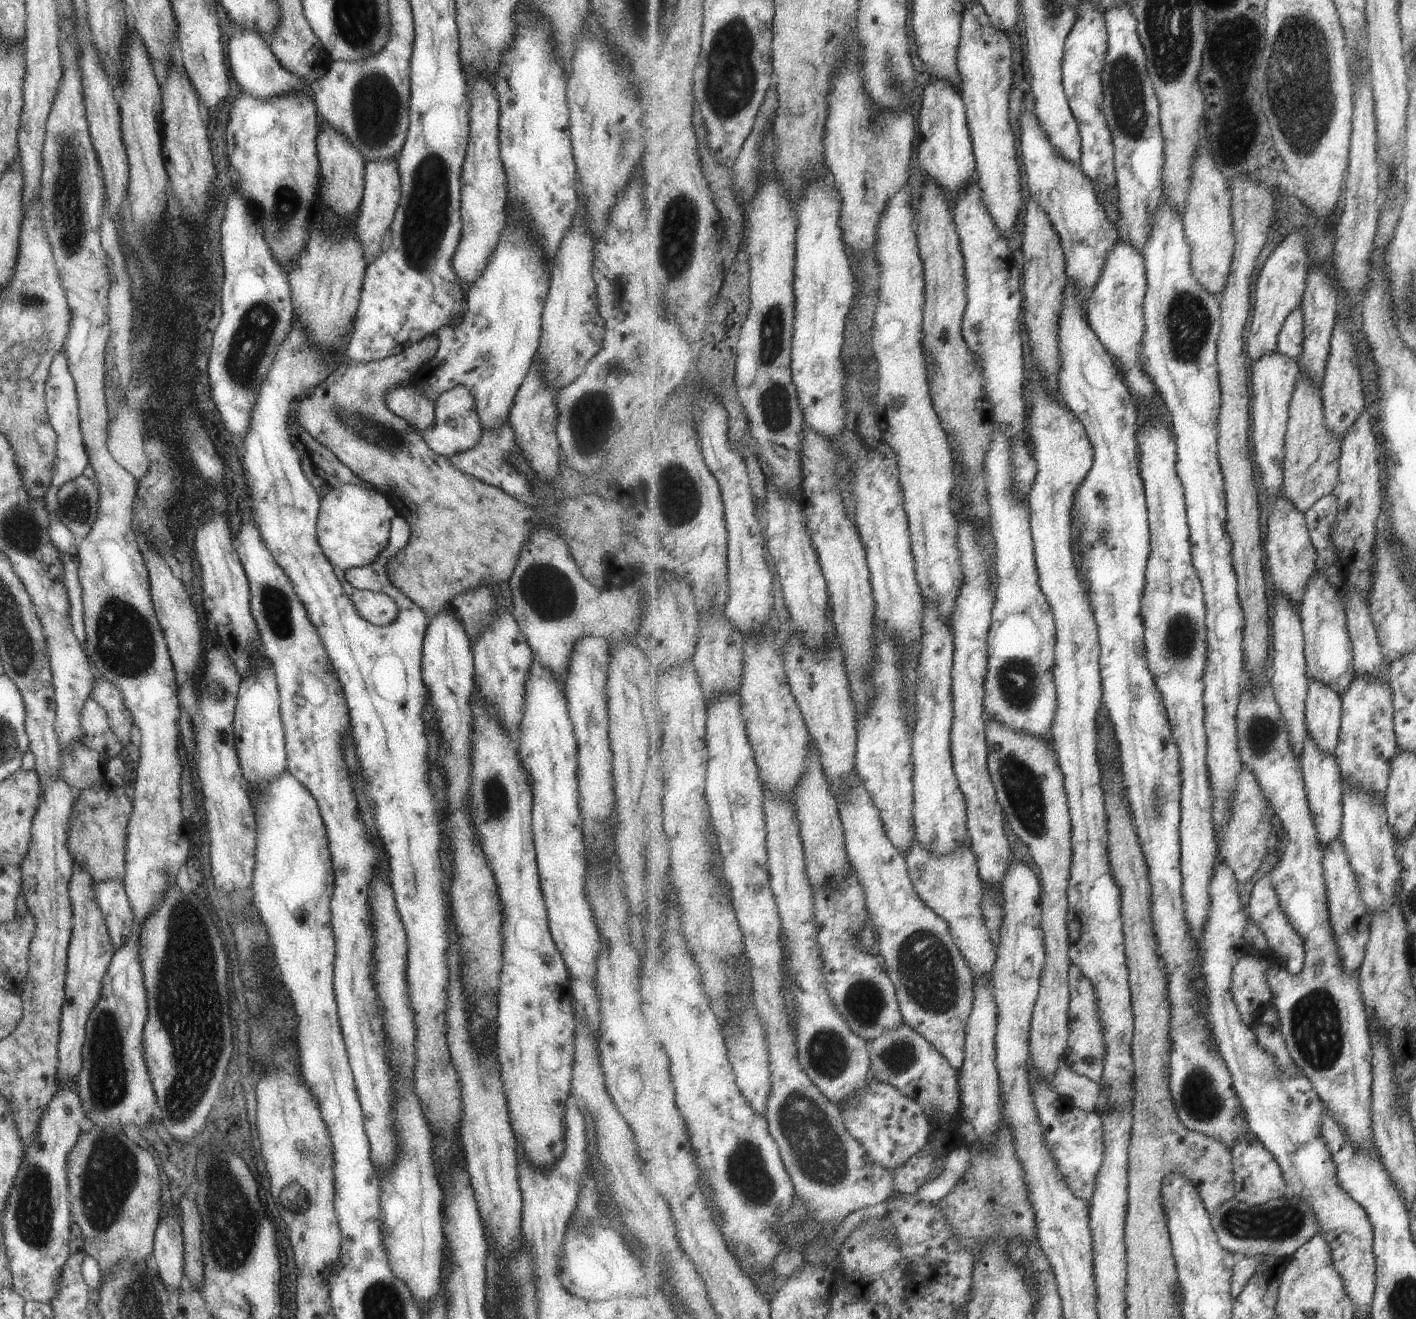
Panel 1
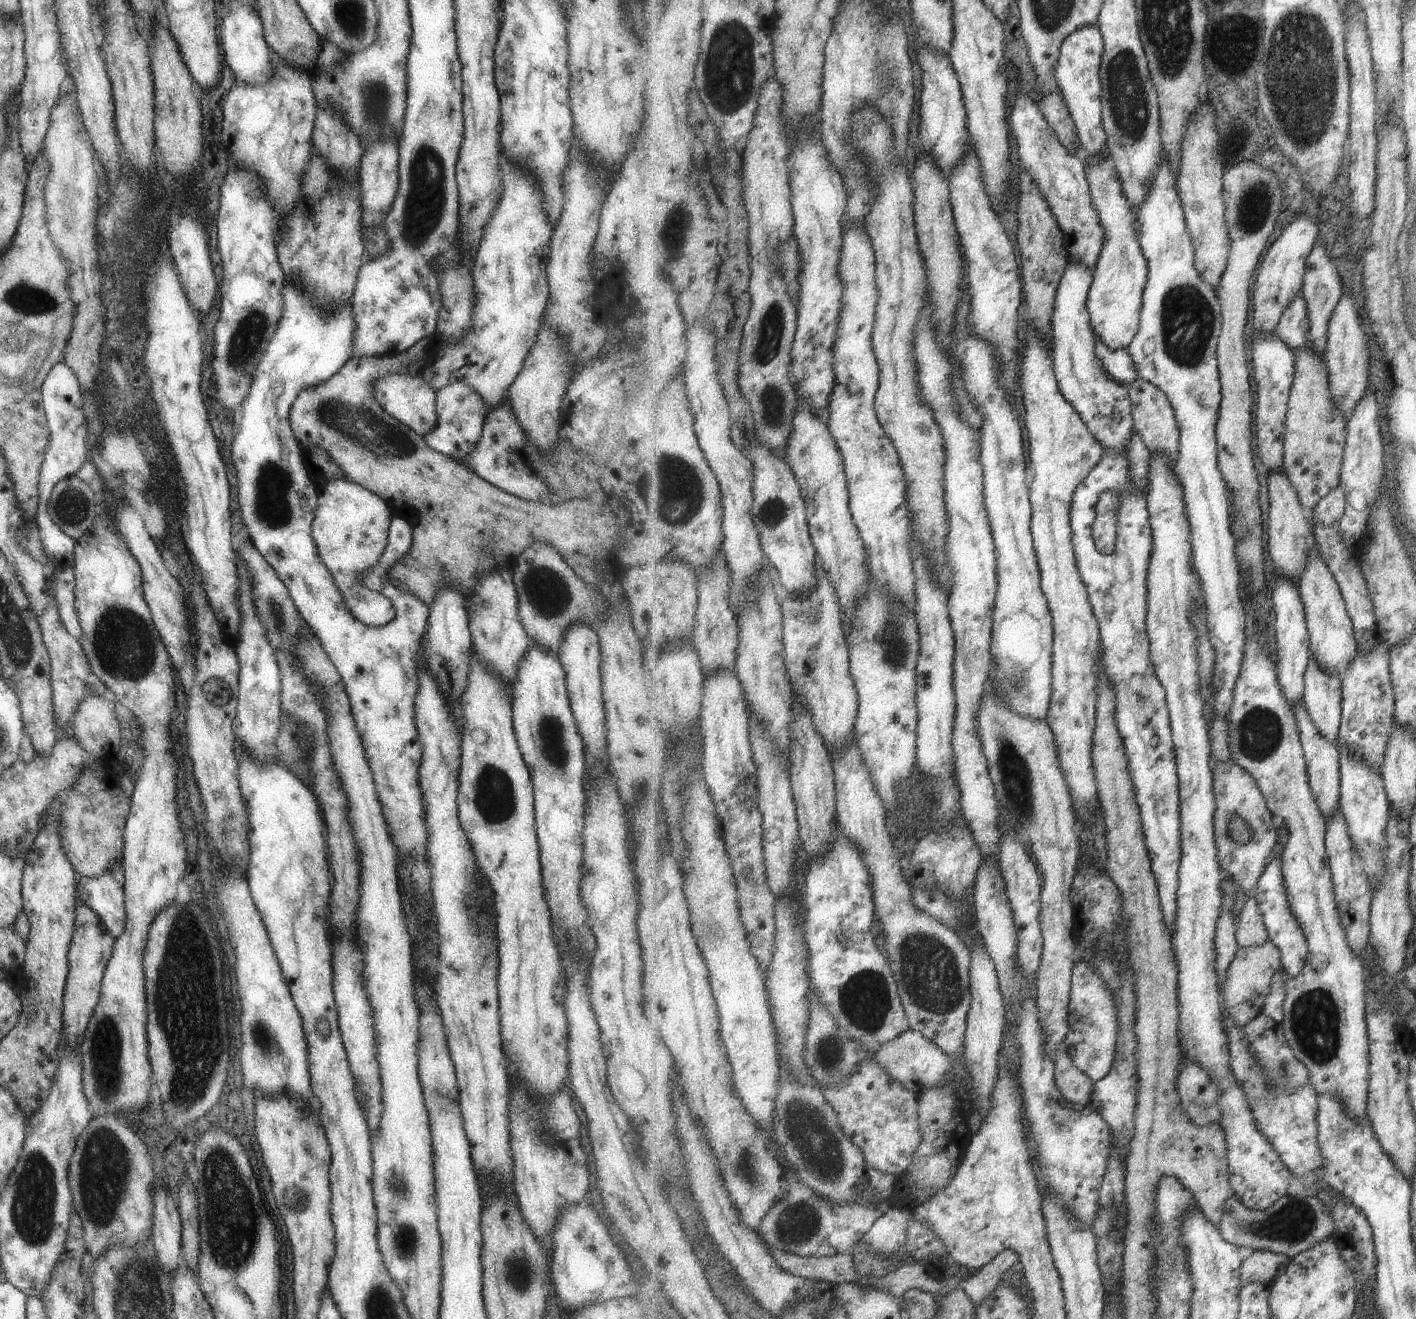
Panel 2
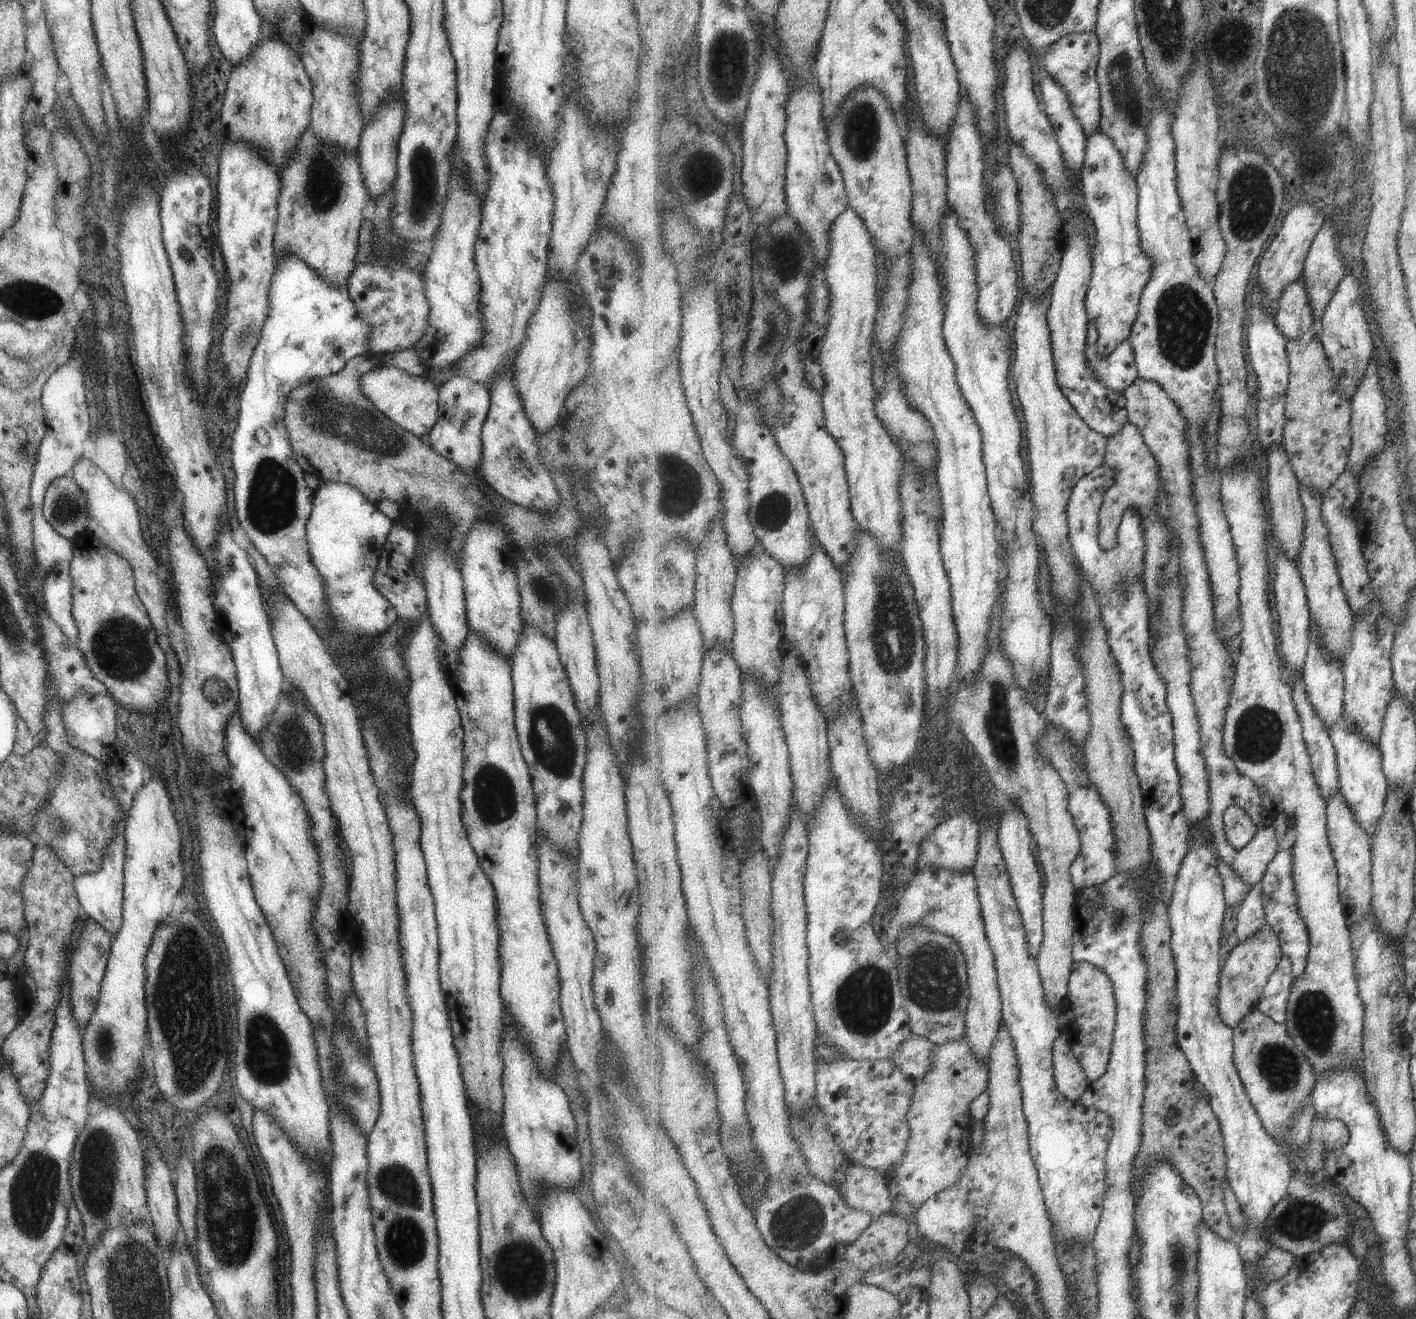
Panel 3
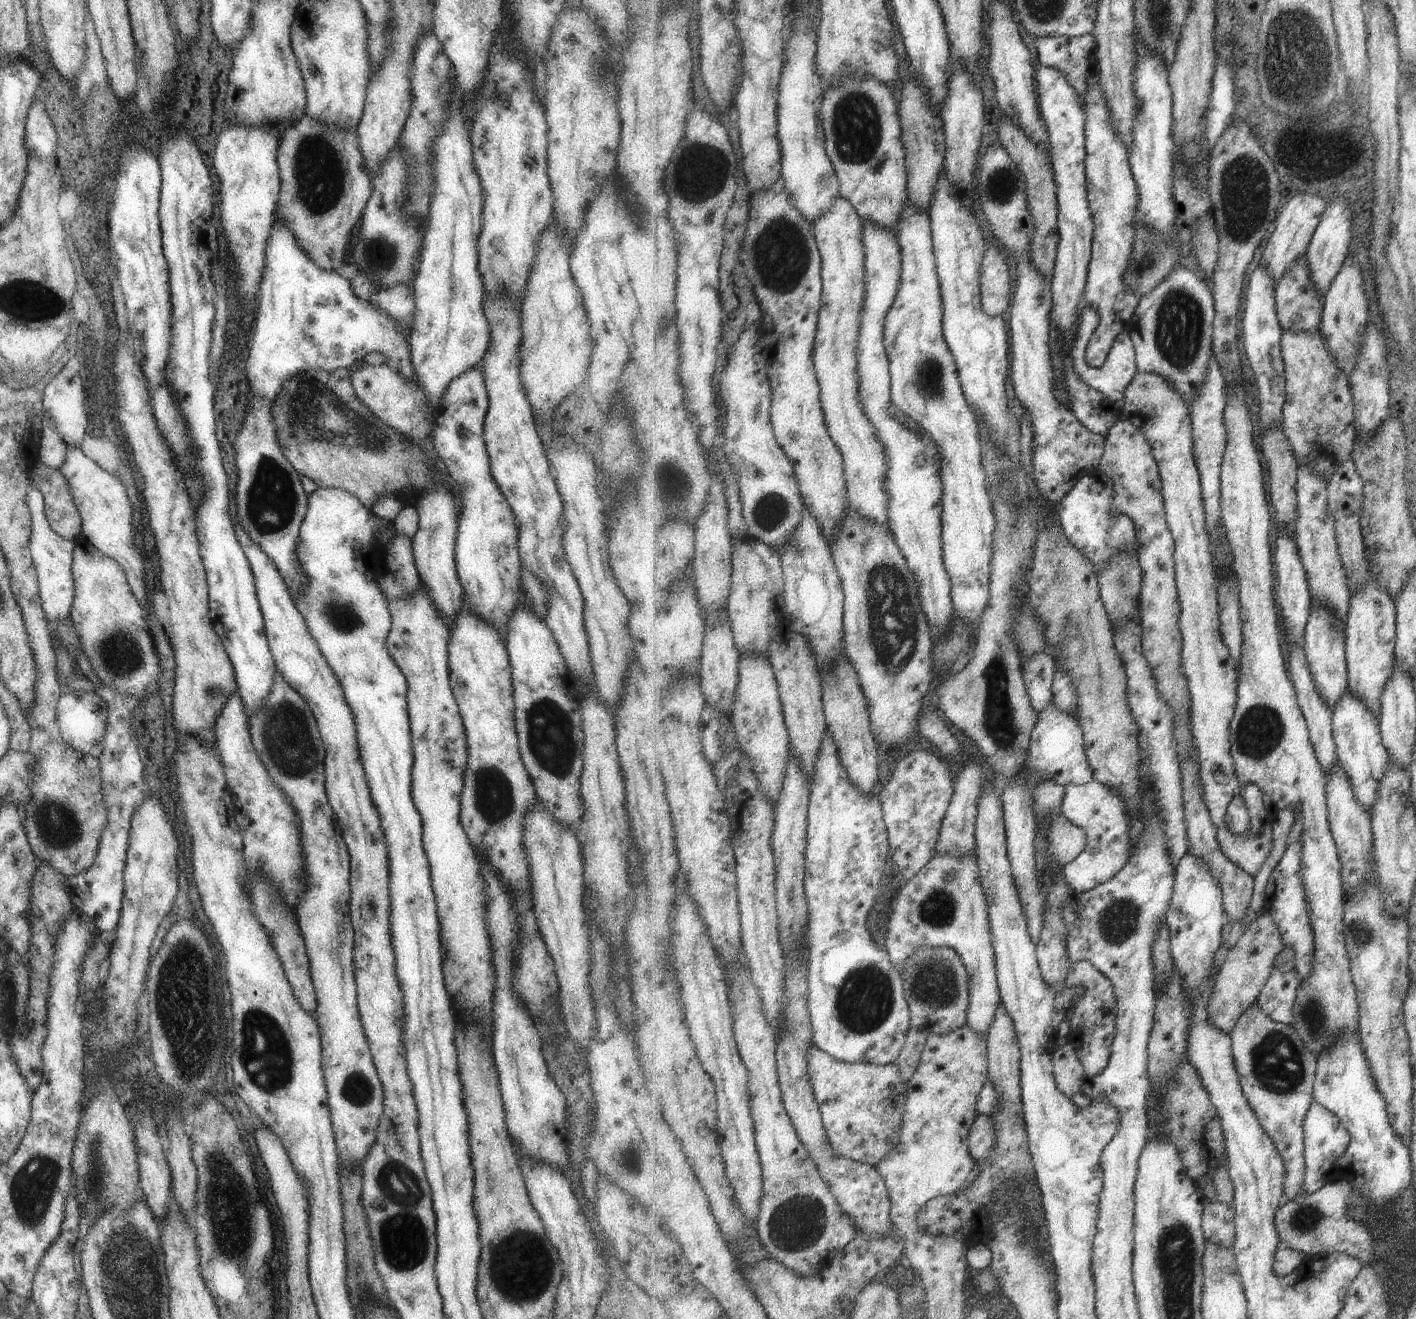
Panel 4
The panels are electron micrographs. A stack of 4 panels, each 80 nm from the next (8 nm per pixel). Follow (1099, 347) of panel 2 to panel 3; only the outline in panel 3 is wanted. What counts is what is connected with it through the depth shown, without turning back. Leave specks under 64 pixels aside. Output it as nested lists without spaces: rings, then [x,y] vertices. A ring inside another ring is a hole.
[[[1088,324],[1089,348],[1086,352],[1098,379],[1113,391],[1125,391],[1138,379],[1138,364],[1129,340],[1114,348],[1110,355],[1102,357],[1098,351],[1098,328]]]

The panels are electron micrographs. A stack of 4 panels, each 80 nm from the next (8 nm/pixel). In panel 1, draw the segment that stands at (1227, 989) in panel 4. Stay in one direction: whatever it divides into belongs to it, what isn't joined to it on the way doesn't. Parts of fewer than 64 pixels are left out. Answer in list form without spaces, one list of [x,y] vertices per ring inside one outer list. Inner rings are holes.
[[[1257,949],[1252,955],[1245,955],[1236,964],[1233,975],[1234,1001],[1242,1021],[1252,1028],[1260,1022],[1263,1013],[1273,1004],[1274,994],[1266,979],[1269,962],[1257,957]]]

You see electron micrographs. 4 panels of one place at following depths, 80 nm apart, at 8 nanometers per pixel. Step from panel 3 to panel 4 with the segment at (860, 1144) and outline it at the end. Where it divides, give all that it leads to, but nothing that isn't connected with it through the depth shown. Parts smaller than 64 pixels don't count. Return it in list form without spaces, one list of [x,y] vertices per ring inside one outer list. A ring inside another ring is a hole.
[[[815,1045],[810,1051],[810,1079],[835,1152],[877,1167],[900,1143],[909,1088],[900,1068],[895,1063],[851,1064],[837,1060]]]

